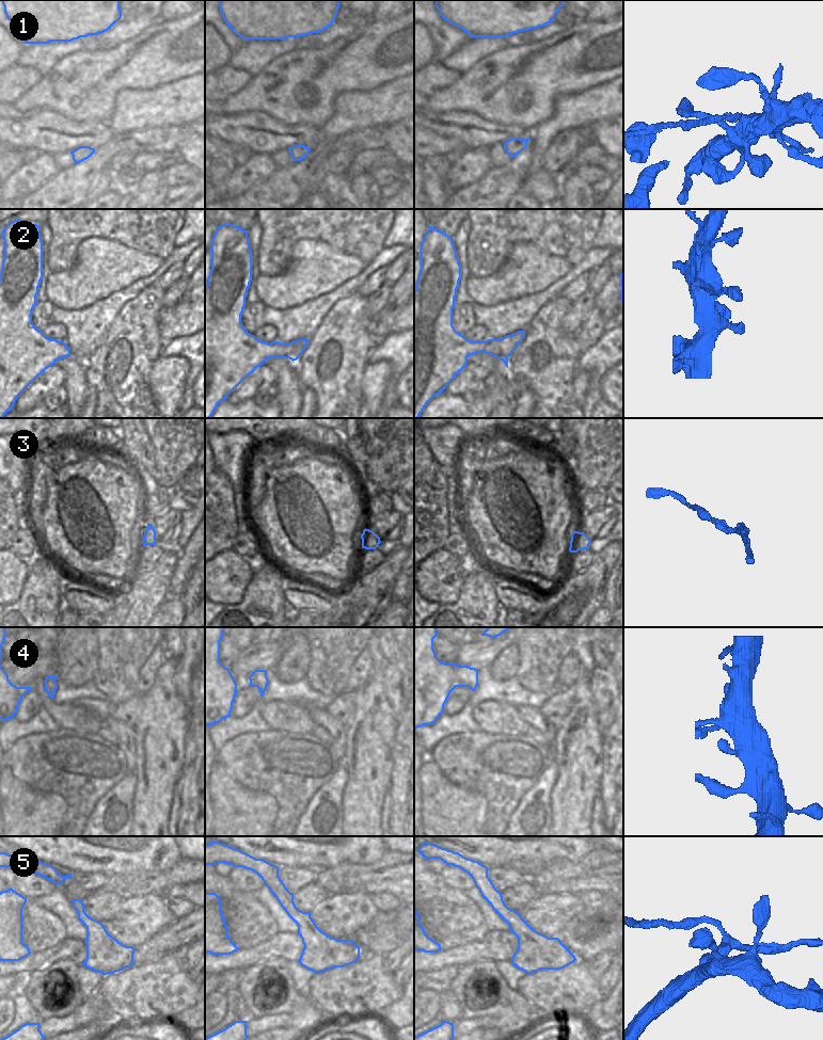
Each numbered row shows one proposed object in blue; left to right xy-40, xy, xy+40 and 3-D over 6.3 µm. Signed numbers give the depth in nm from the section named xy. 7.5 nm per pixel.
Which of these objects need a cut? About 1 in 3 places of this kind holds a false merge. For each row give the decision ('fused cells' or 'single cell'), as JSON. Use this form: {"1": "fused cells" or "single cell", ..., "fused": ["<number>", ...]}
{"1": "fused cells", "2": "single cell", "3": "single cell", "4": "single cell", "5": "fused cells", "fused": ["1", "5"]}

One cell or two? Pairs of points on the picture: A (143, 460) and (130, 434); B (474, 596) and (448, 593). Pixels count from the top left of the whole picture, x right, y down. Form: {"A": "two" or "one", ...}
{"A": "one", "B": "two"}

